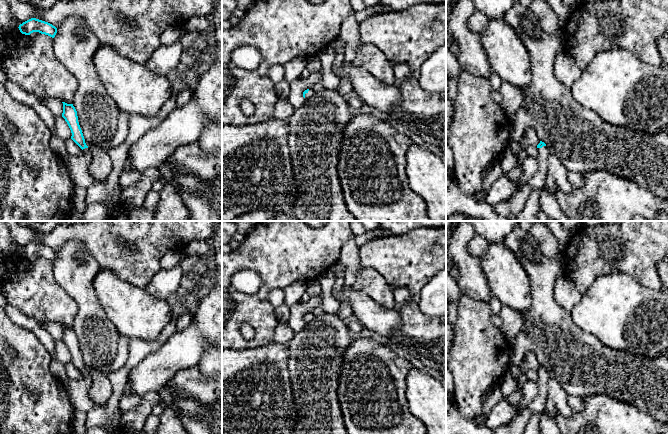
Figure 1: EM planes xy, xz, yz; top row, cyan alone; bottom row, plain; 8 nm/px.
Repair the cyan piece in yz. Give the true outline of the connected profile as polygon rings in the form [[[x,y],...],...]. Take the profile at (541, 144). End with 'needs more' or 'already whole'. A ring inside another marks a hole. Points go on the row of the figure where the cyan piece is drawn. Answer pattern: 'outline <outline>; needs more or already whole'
outline [[[542,141],[537,145],[538,168],[534,176],[519,190],[516,190],[511,197],[493,206],[494,211],[509,221],[515,221],[527,203],[534,188],[542,189],[546,185],[548,172],[549,151]]]; needs more

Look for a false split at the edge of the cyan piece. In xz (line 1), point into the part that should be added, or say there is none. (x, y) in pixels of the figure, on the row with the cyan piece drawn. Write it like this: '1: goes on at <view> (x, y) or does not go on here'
1: goes on at xz (310, 93)

